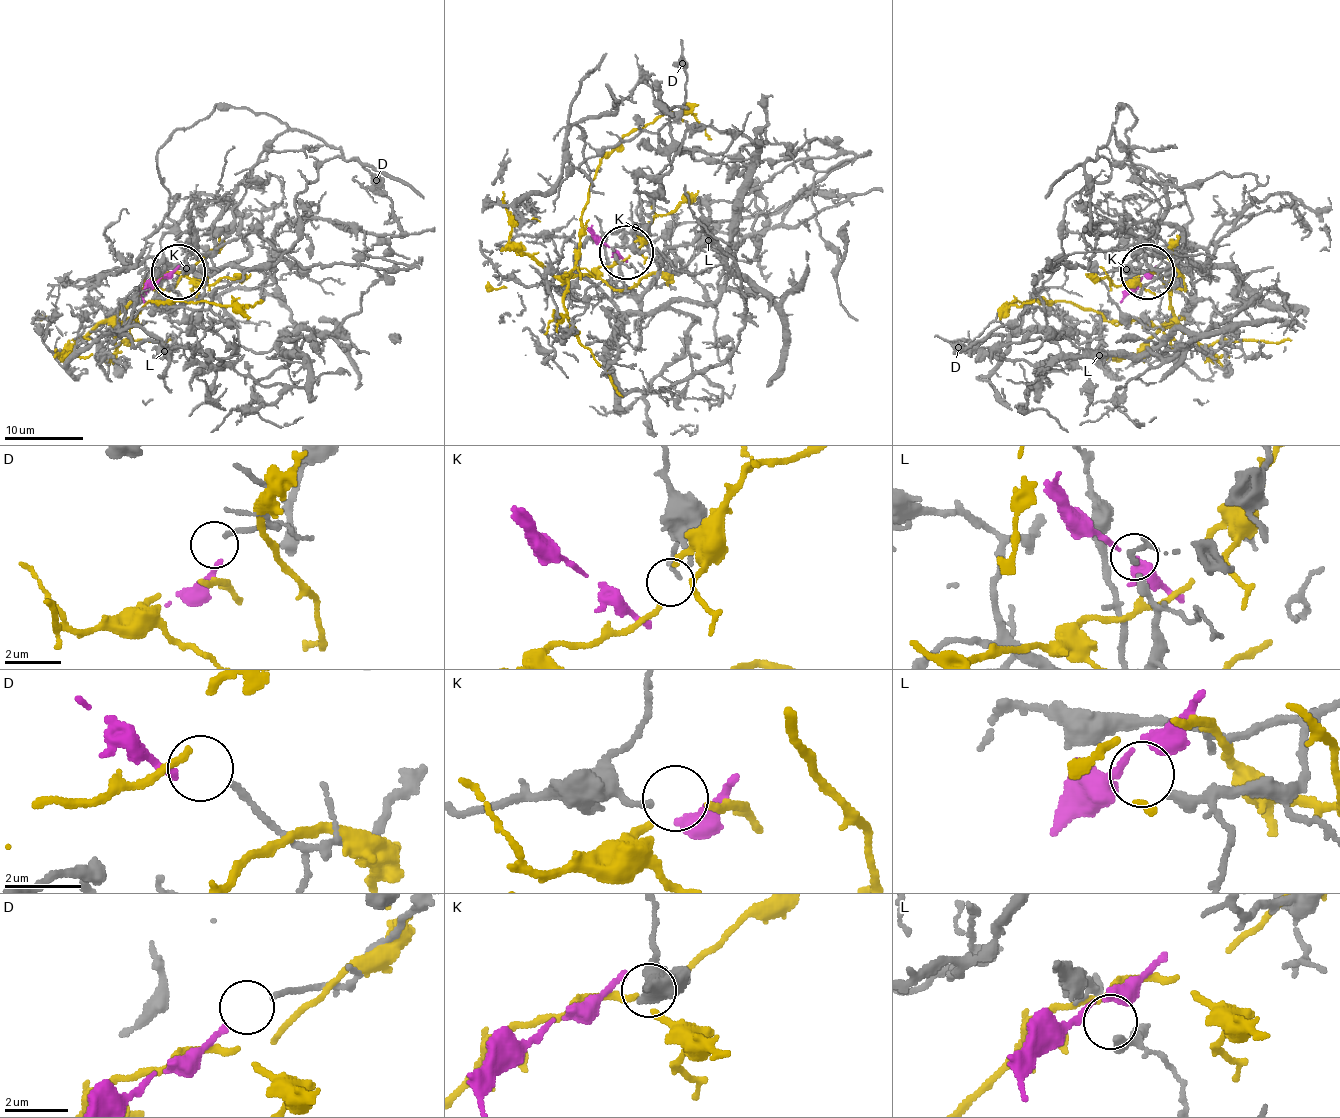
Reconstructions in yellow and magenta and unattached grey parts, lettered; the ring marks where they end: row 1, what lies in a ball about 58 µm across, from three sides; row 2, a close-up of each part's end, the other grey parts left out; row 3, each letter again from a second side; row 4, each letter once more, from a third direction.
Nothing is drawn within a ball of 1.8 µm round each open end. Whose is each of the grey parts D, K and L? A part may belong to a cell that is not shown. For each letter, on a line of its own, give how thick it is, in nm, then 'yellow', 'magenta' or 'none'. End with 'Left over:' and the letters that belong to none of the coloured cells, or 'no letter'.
D: 160 nm thick; magenta
K: 170 nm thick; yellow
L: 280 nm thick; none
Left over: L

